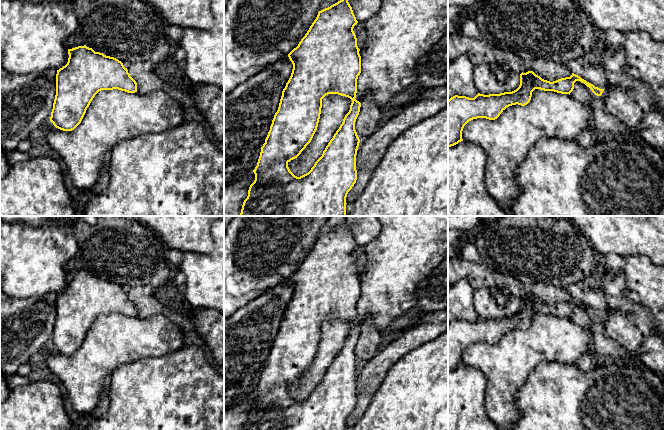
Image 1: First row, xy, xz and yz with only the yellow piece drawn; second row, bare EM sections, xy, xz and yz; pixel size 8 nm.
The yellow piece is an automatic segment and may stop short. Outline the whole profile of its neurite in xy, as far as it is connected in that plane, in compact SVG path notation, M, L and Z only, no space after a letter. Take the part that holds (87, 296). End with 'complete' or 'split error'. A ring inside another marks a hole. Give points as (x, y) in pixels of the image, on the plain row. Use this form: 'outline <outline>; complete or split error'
outline M78 270L68 273L68 286L57 294L56 319L50 345L63 355L74 354L101 314L137 316L137 307L118 283Z; complete

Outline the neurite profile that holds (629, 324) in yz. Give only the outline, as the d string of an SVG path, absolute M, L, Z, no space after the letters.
M607 289L606 311L600 320L609 336L633 353L655 332L654 317L640 303L633 303L624 293Z

